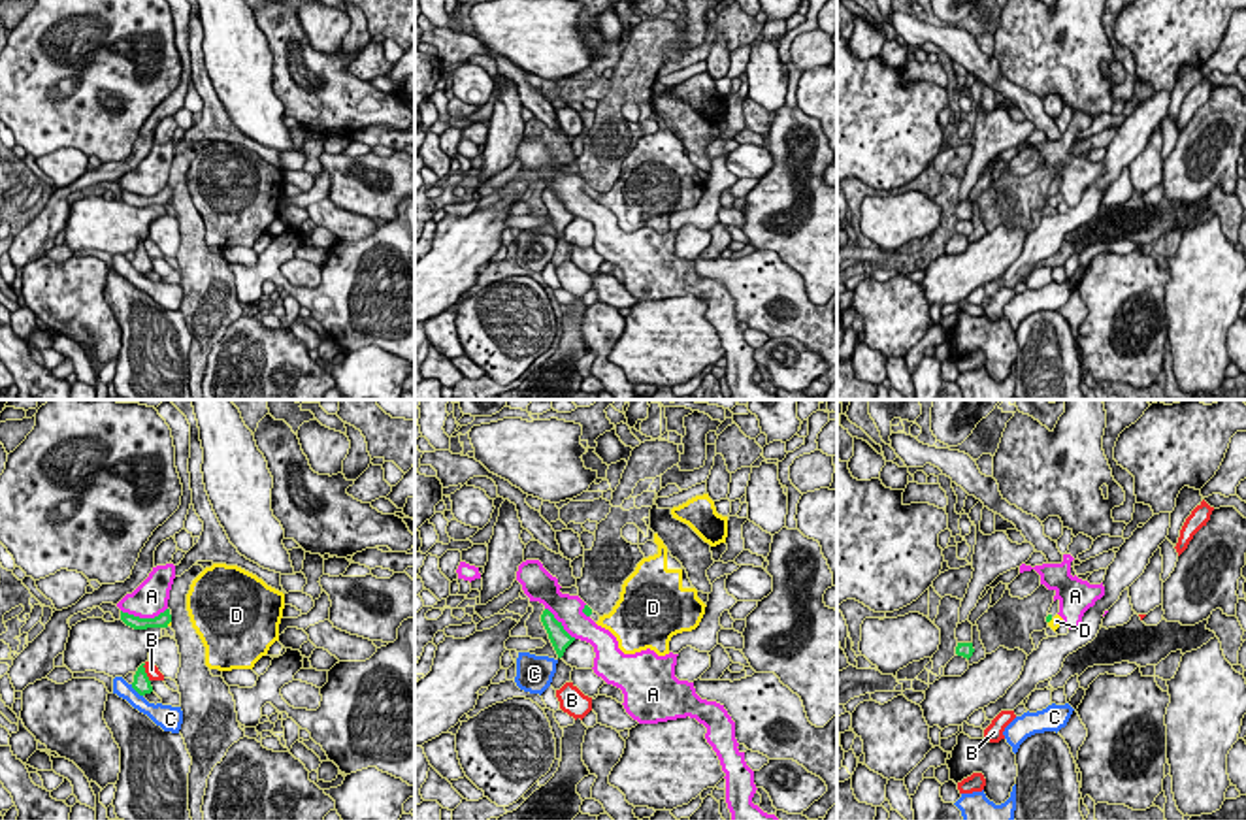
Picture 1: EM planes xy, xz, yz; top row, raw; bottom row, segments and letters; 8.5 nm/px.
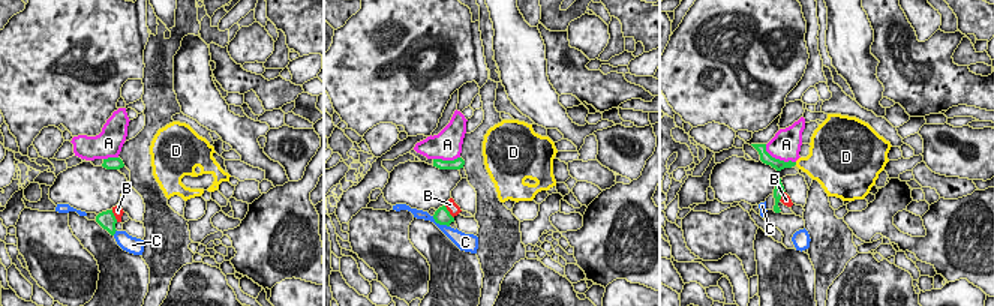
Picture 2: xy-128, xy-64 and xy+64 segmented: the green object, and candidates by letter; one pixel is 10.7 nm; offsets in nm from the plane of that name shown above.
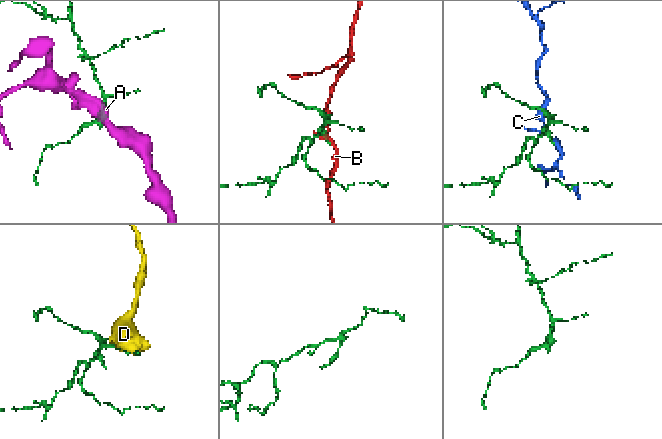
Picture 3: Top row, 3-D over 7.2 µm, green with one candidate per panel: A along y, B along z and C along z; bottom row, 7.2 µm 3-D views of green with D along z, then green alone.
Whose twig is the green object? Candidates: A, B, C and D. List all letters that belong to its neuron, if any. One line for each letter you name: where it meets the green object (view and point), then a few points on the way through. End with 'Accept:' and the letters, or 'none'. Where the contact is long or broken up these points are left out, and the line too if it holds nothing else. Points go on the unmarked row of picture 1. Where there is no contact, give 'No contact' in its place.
Accept: none

